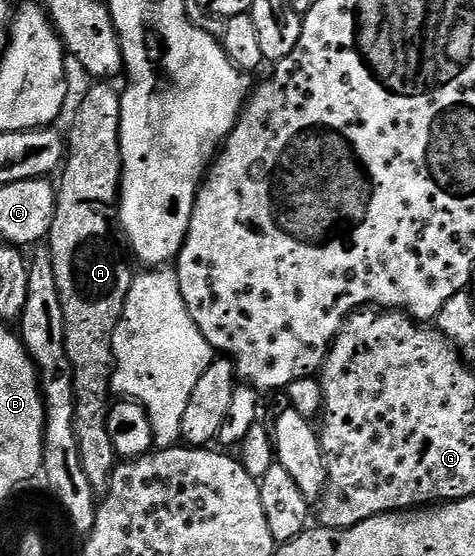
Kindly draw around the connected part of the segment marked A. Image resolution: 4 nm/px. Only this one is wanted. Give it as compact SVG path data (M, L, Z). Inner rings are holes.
M94 81L86 91L86 96L78 103L74 111L74 124L70 127L70 143L68 139L68 154L64 159L64 166L61 168L62 184L59 182L56 187L58 204L52 221L52 229L48 232L48 246L52 265L56 273L56 289L60 293L60 309L64 309L64 345L67 349L68 361L71 363L71 375L74 378L75 391L75 437L79 445L80 461L88 481L95 489L102 489L110 482L110 476L114 474L116 466L116 452L114 450L114 439L110 436L110 412L112 410L112 392L110 389L110 378L114 375L114 330L124 313L124 305L128 293L134 284L136 274L135 264L132 262L132 252L126 241L126 232L122 229L120 222L120 184L122 182L122 145L120 143L120 117L122 116L122 91L114 88L110 81Z

